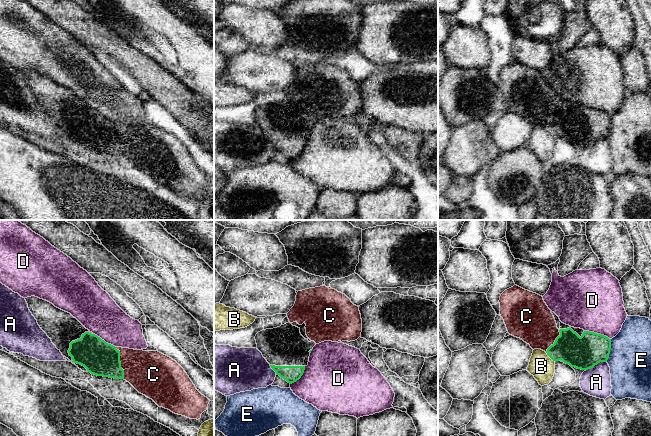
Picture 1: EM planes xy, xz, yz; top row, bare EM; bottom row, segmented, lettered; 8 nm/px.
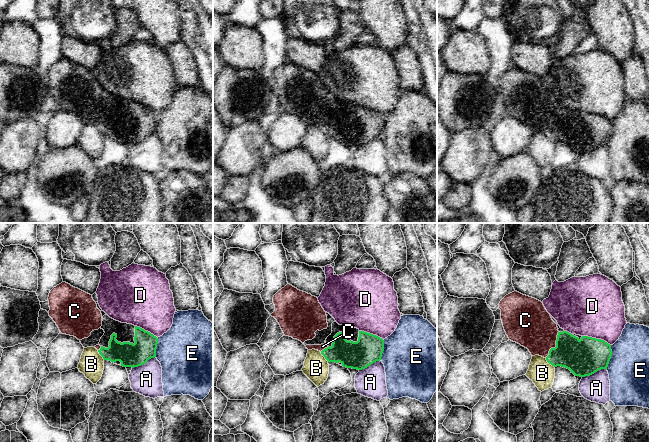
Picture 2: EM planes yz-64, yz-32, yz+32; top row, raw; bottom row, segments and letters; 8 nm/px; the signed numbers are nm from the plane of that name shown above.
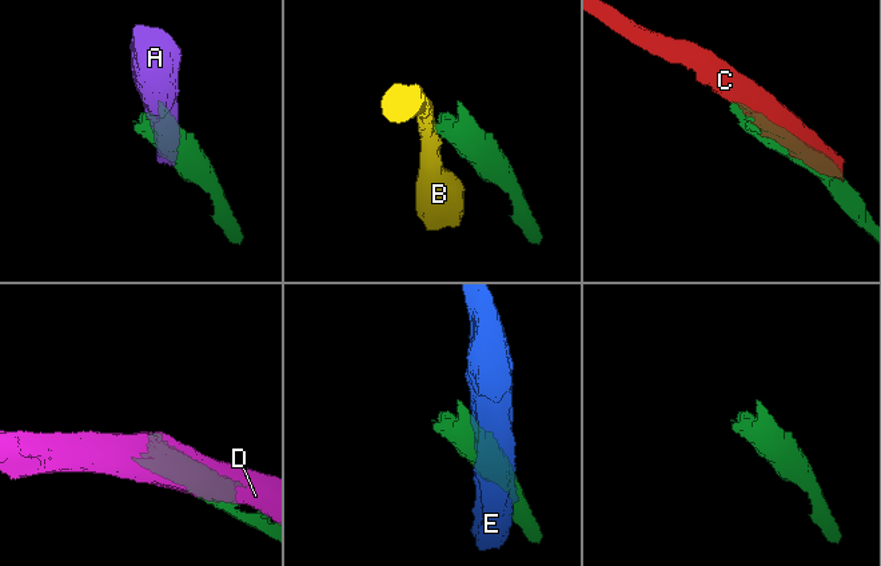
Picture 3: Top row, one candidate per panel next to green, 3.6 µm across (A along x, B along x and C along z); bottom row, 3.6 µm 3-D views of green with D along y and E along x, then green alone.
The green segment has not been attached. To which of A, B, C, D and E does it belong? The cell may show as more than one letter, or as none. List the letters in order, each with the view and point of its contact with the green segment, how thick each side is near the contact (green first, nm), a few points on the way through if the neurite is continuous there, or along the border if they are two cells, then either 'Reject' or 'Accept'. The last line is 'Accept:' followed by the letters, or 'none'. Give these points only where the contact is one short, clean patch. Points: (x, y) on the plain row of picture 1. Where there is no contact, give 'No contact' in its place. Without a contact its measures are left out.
A: Touches green at yz (596, 140). Thickness 260 nm (green) against 240 nm. Reject
B: Touches green at yz (550, 133). Thickness 260 nm (green) against 200 nm. Boundary: yz (545, 128), (555, 137). Reject
C: Touches green at xy (120, 139). Thickness 280 nm (green) against 360 nm. Reject
D: Touches green at yz (596, 109). Thickness 260 nm (green) against 460 nm. Reject
E: Touches green at yz (609, 126). Thickness 260 nm (green) against 340 nm. Reject
Accept: none

